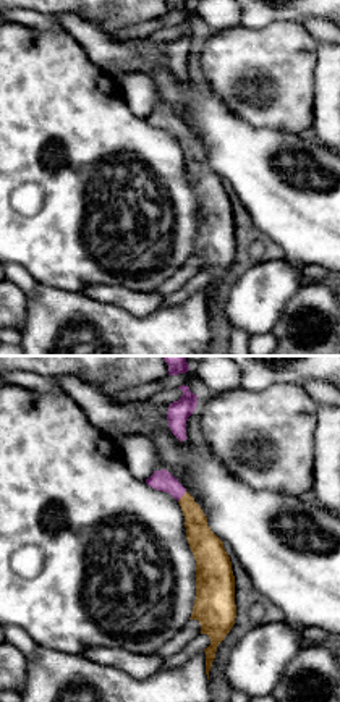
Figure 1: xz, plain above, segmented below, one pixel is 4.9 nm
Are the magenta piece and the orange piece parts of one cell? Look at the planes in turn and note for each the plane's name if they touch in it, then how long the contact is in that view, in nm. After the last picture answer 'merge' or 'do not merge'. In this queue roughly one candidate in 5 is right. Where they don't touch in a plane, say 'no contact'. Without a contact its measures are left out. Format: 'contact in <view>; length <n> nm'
contact in xz; length 70 nm

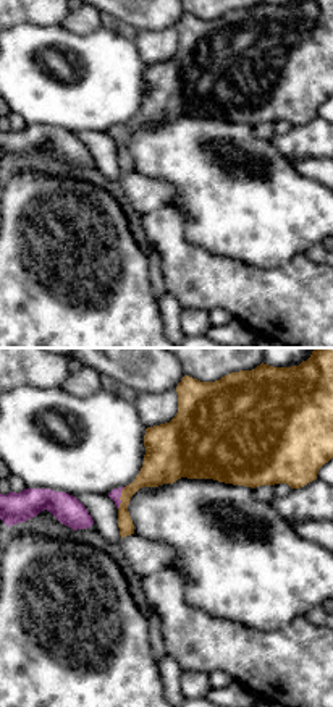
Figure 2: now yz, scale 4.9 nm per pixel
contact in yz; length 120 nm

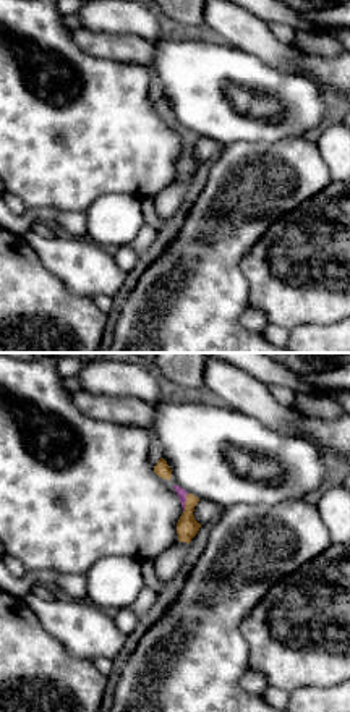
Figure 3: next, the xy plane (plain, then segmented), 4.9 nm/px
contact in xy; length 100 nm

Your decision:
merge

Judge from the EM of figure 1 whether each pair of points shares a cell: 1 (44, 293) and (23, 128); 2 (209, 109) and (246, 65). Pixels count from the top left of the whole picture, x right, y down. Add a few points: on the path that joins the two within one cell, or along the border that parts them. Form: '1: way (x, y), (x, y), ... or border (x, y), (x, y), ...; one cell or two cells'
1: border (38, 282), (78, 291); two cells
2: border (204, 83), (248, 122); two cells

